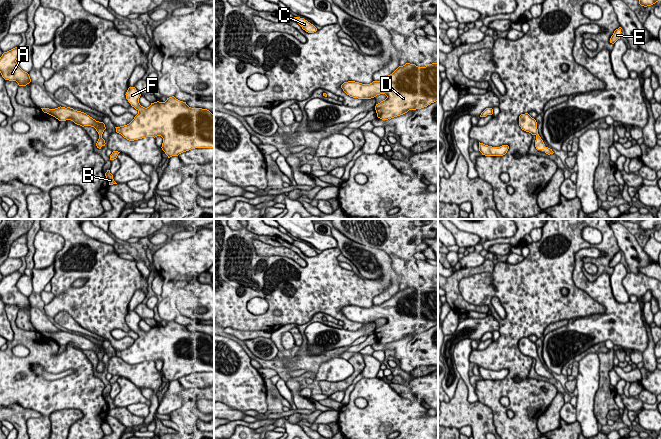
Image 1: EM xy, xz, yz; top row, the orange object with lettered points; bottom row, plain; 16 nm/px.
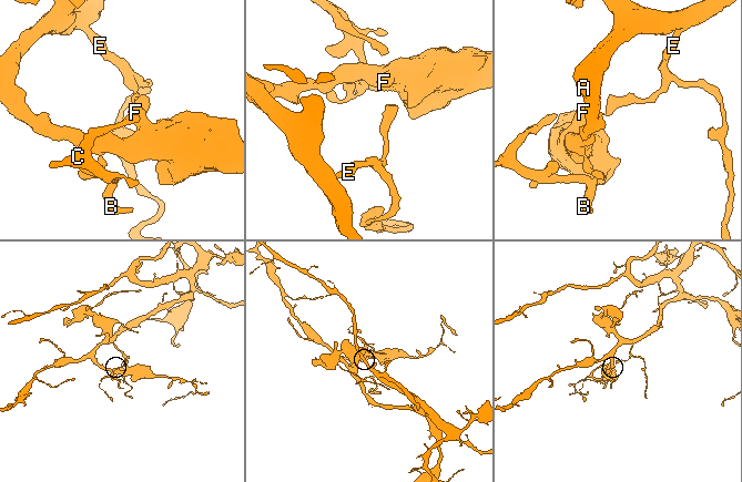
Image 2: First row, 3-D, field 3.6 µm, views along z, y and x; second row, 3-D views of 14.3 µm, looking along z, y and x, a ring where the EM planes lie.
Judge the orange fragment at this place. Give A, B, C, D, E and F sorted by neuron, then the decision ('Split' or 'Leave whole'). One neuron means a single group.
Groups: A B C D E F. Leave whole

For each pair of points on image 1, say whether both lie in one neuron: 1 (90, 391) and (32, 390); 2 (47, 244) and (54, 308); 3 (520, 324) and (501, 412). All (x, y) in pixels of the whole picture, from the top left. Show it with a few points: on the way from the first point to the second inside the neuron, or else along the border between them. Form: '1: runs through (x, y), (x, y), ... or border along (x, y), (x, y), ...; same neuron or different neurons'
1: runs through (76, 391), (46, 391); same neuron
2: border along (63, 242), (63, 246), (57, 252), (52, 263); different neurons
3: runs through (512, 346), (512, 374), (509, 381), (500, 390); same neuron

